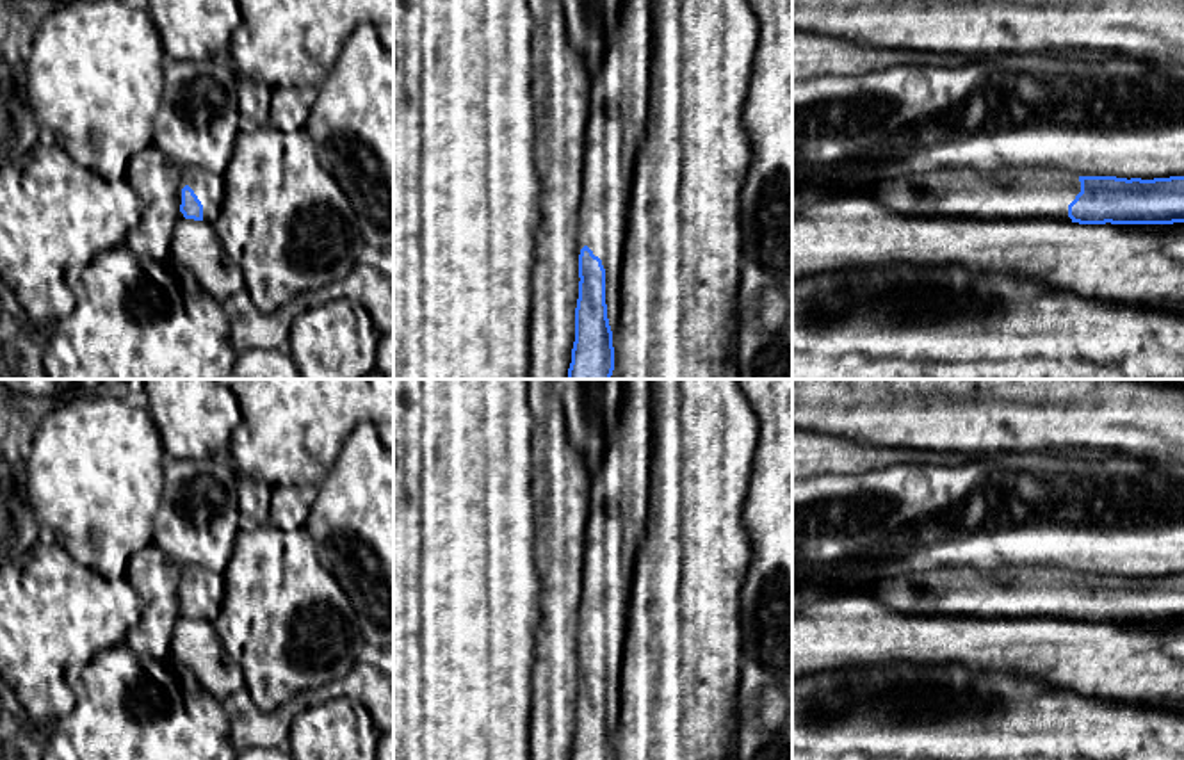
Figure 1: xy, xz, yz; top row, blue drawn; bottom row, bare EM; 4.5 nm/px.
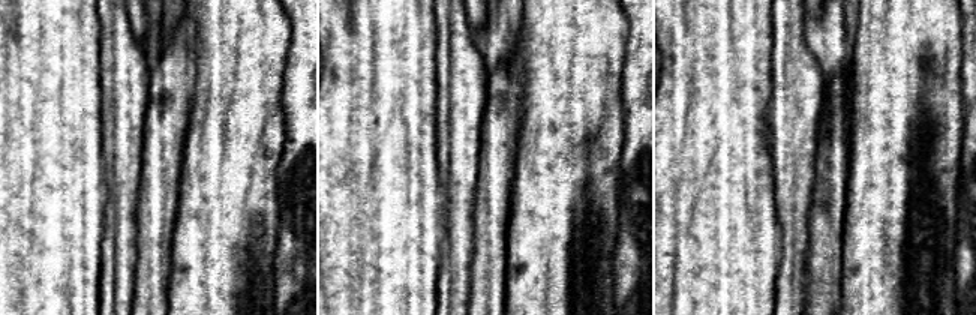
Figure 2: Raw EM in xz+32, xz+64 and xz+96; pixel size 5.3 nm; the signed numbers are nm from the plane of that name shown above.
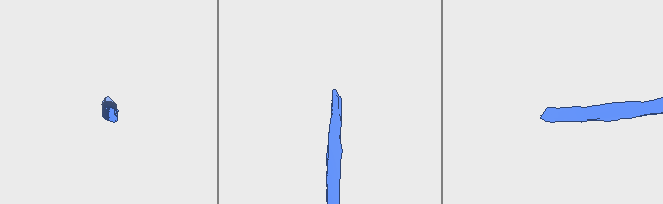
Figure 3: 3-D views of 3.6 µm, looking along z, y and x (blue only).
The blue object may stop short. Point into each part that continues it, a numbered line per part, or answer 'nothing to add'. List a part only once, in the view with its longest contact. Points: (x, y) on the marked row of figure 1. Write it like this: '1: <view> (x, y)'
1: xz (618, 98)

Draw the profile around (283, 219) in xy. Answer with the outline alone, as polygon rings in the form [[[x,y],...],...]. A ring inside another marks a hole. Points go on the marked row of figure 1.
[[[271,125],[239,132],[224,169],[221,214],[212,222],[226,255],[244,274],[246,292],[262,313],[344,279],[365,247],[351,201],[320,166],[304,128],[285,133]]]

